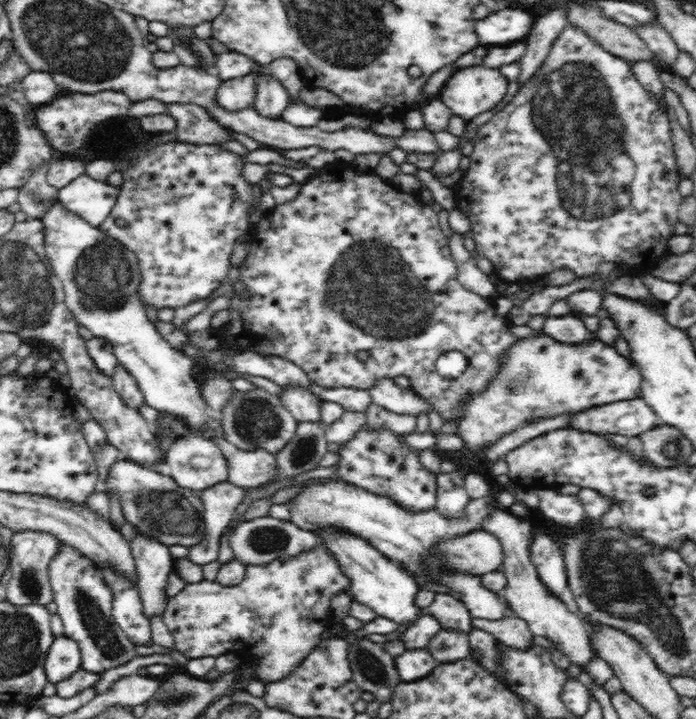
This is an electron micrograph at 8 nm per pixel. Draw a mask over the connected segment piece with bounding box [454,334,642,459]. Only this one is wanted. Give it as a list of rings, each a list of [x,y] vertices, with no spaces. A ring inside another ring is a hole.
[[[542,334],[522,340],[510,352],[510,356],[502,358],[500,371],[487,383],[487,390],[467,401],[467,404],[461,407],[461,414],[454,420],[460,425],[456,434],[463,439],[464,447],[483,459],[483,452],[494,446],[502,436],[512,434],[528,422],[538,422],[538,419],[560,414],[575,415],[596,406],[641,397],[642,376],[639,370],[613,345],[608,345],[596,337],[588,342],[584,340],[584,344],[568,344],[559,343],[551,336]]]

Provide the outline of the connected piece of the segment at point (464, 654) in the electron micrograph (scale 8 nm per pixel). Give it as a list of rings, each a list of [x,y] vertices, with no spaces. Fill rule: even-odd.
[[[440,629],[430,640],[427,651],[439,663],[470,658],[469,634],[456,629]]]

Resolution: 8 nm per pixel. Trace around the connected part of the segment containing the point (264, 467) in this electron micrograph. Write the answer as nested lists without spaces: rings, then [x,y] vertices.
[[[264,448],[251,451],[236,450],[228,458],[228,481],[240,488],[254,488],[268,483],[278,474],[275,453]]]

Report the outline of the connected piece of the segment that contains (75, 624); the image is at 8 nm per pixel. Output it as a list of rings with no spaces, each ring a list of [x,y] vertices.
[[[60,541],[60,552],[51,561],[48,572],[53,601],[57,604],[57,614],[63,622],[63,634],[76,641],[80,649],[81,670],[101,674],[136,658],[135,645],[113,617],[112,591],[88,557]]]

